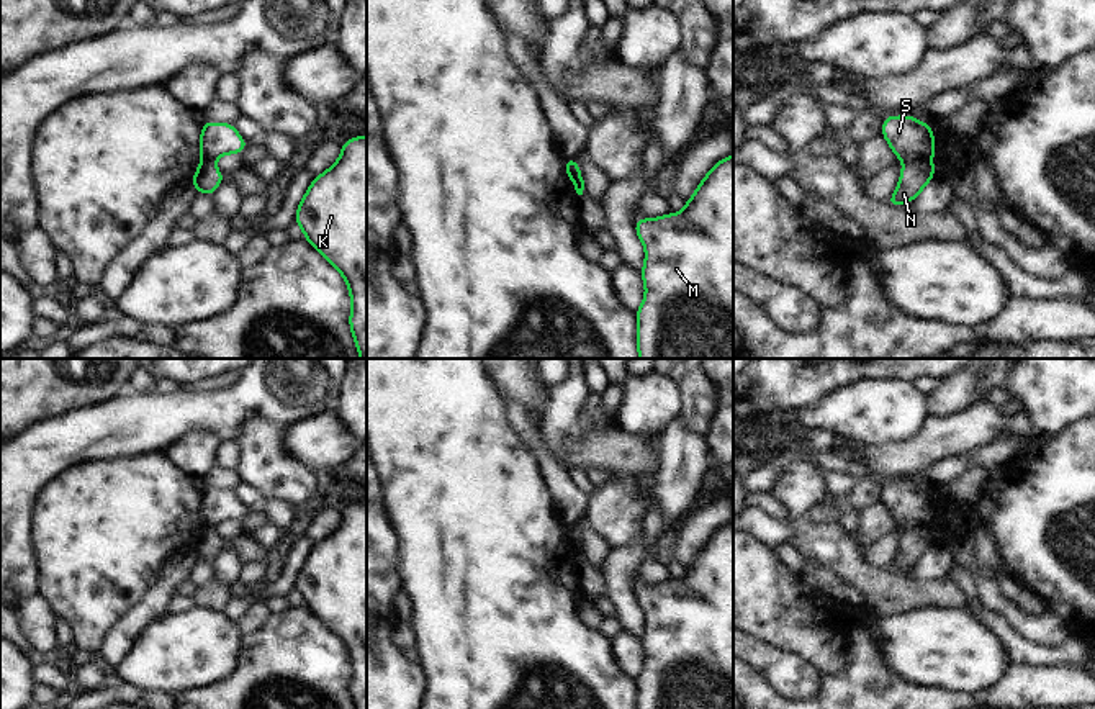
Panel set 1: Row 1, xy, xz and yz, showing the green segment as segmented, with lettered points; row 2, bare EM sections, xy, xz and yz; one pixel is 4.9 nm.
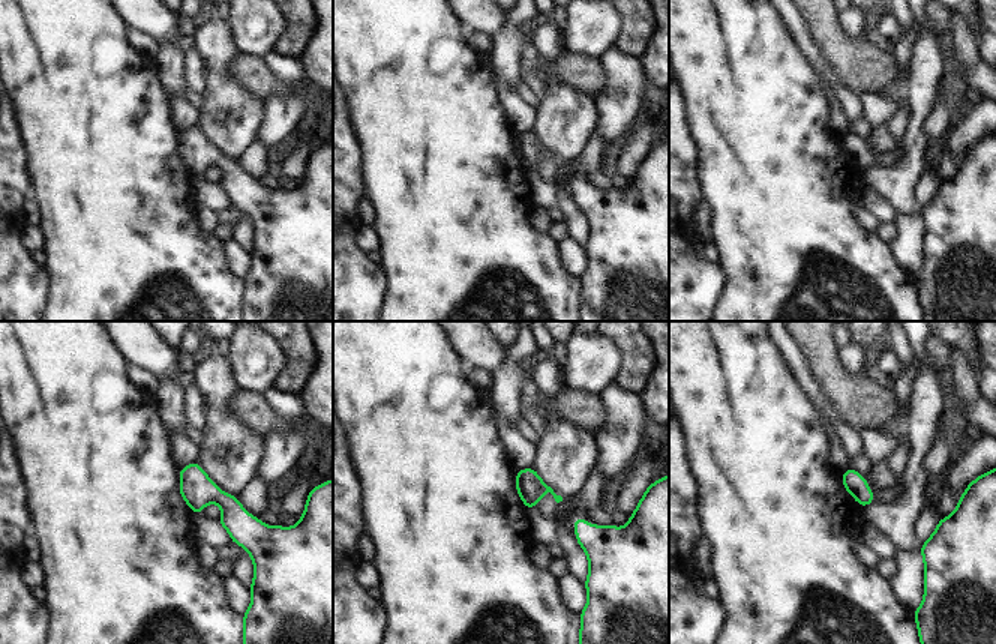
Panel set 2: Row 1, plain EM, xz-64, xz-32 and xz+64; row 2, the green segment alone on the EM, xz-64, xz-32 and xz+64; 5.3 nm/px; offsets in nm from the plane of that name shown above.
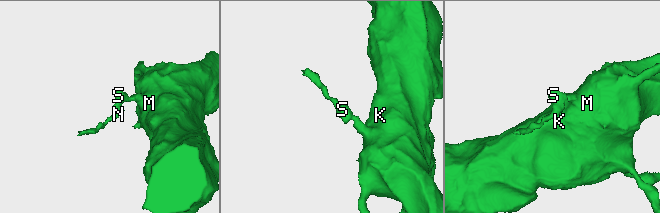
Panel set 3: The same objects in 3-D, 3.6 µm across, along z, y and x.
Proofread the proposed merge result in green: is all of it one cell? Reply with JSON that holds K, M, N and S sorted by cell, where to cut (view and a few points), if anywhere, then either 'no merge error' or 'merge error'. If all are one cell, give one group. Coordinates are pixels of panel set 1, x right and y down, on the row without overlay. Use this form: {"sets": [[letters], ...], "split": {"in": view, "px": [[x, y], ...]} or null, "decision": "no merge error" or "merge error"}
{"sets": [["K", "M", "S"], ["N"]], "split": {"in": "xz", "px": [[570, 526], [570, 536], [576, 542], [575, 550]]}, "decision": "merge error"}

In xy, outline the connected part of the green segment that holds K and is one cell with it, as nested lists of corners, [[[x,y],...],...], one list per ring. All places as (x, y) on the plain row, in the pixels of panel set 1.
[[[367,503],[350,504],[340,524],[311,545],[295,580],[304,606],[344,644],[350,658],[350,701],[367,709]]]

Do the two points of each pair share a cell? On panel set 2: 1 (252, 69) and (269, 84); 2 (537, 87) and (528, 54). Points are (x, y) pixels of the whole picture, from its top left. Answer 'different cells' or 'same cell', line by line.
1: same cell
2: same cell

